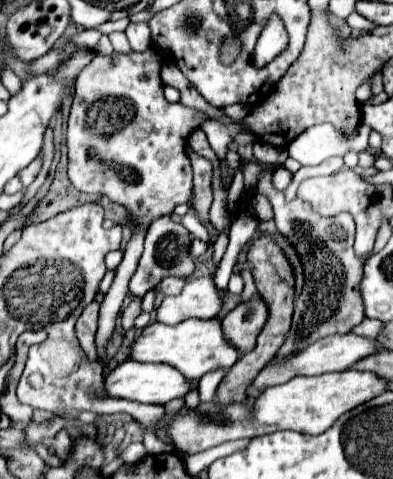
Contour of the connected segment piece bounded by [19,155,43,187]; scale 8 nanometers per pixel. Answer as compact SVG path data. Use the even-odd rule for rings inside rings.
M39 155L29 167L25 167L21 173L19 173L19 179L23 181L23 185L27 187L27 185L31 185L33 181L35 181L35 177L39 175L39 171L41 171L41 165L43 165L43 155Z

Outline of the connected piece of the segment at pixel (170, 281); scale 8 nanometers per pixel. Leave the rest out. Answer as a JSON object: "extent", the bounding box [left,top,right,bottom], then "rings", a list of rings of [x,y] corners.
{"extent":[161,277,185,295],"rings":[[[167,277],[167,279],[163,279],[161,281],[161,293],[163,295],[179,295],[181,293],[181,289],[183,289],[183,285],[185,285],[185,281],[183,279],[177,279],[177,277]]]}

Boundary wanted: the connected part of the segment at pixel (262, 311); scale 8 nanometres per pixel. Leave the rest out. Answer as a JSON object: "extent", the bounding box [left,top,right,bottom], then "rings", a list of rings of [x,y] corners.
{"extent":[221,297,267,353],"rings":[[[255,297],[249,303],[239,303],[231,313],[227,313],[221,321],[223,337],[237,347],[237,351],[249,353],[255,349],[255,341],[259,331],[267,321],[267,305],[261,297]]]}

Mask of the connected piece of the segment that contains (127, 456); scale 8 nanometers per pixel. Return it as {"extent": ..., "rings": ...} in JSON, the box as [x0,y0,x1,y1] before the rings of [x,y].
{"extent":[117,443,147,463],"rings":[[[131,443],[125,451],[121,451],[117,457],[123,461],[123,463],[137,463],[139,459],[143,459],[147,455],[143,443]]]}

